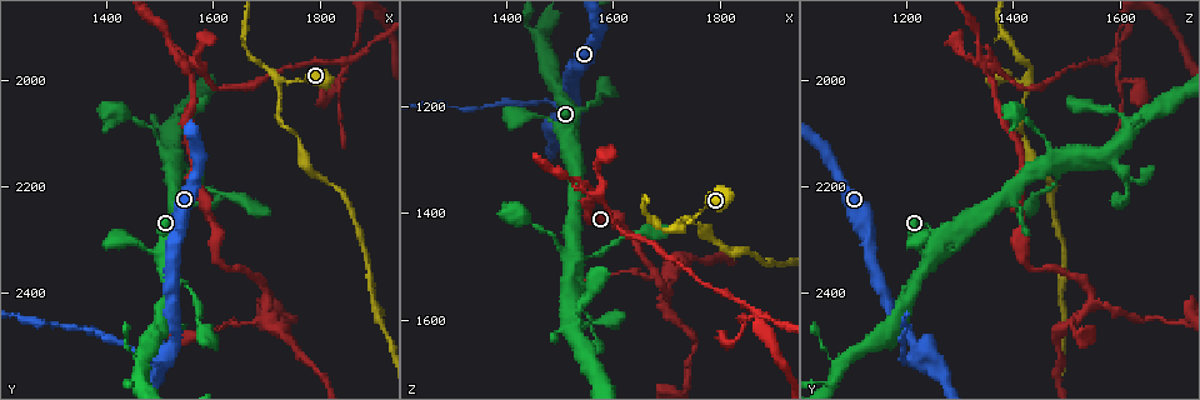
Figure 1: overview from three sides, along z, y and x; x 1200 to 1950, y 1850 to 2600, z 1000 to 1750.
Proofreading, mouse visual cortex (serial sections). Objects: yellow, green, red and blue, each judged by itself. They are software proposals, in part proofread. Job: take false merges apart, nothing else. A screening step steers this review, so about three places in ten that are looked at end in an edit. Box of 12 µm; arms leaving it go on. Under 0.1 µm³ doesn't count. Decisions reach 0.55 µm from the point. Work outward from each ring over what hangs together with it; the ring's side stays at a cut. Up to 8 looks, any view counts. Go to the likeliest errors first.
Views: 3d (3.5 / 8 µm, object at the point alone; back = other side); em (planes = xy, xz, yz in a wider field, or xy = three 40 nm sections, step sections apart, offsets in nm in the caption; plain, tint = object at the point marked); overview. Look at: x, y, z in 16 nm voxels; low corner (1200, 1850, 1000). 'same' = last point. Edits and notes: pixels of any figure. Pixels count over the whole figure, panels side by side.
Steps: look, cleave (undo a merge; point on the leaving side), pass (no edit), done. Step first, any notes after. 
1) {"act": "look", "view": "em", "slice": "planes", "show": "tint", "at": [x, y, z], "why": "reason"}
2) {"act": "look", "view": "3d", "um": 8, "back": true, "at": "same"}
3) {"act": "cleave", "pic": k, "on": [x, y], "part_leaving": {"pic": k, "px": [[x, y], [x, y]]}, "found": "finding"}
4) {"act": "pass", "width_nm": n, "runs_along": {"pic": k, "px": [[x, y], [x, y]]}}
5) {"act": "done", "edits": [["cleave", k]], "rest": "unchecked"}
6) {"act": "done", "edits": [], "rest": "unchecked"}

{"act": "look", "view": "3d", "um": 3.5, "at": [1705, 2420, 1545], "why": "abrupt turn"}

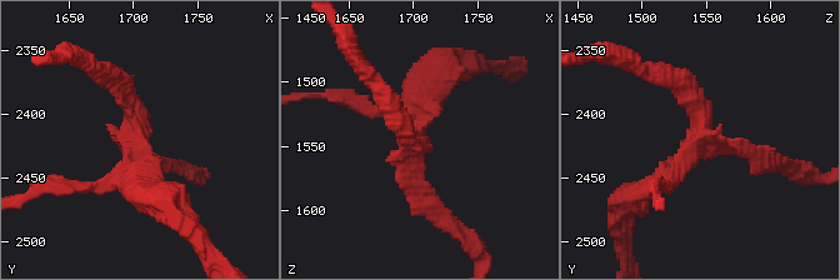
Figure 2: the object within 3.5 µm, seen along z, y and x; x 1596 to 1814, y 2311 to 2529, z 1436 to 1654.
{"act": "look", "view": "em", "slice": "planes", "show": "tint", "at": [1700, 2418, 1546], "why": "shape alone is not enough"}

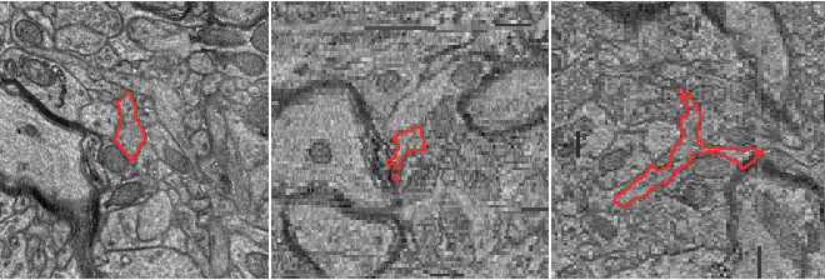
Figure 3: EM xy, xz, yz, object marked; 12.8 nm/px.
{"act": "pass", "width_nm": 380, "runs_along": {"pic": 2, "px": [[109, 73], [148, 188]]}, "found": "one cell here"}

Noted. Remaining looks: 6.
{"act": "look", "view": "3d", "um": 8, "at": [1510, 2530, 1210], "why": "abrupt turn"}

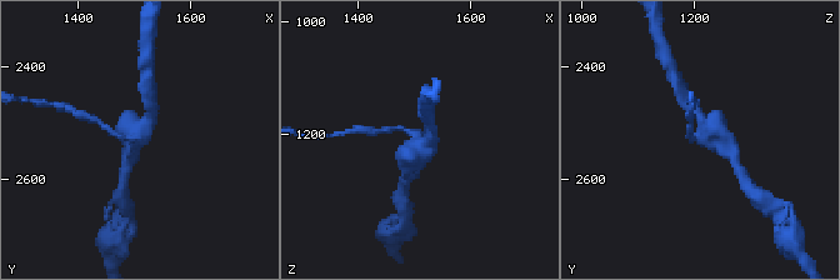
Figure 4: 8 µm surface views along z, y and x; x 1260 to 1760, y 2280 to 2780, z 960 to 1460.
{"act": "look", "view": "em", "slice": "xy", "step": 2, "show": "tint", "at": [1505, 2525, 1205], "why": "now the EM"}

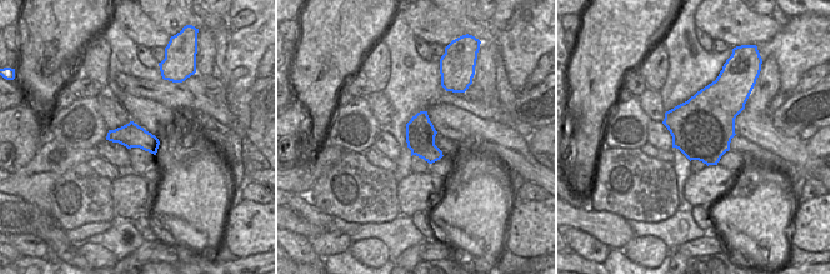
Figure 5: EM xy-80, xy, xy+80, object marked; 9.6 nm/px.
{"act": "cleave", "pic": 4, "on": [113, 133], "part_leaving": {"pic": 4, "px": [[416, 135], [403, 129], [371, 130]]}, "found": "a second cell is stuck on"}

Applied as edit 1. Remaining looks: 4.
{"act": "look", "view": "overview", "why": "see it whole again"}

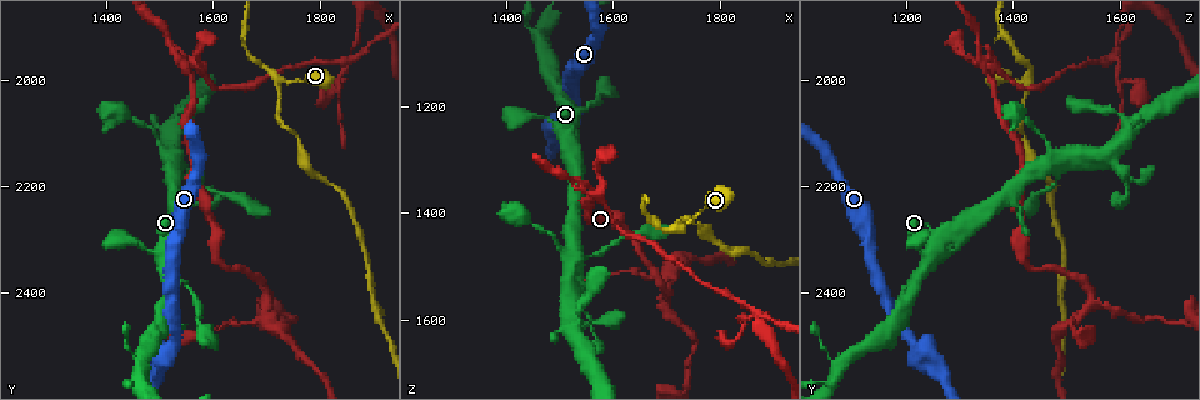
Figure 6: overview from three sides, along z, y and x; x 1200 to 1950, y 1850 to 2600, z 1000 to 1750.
{"act": "look", "view": "3d", "um": 3.5, "at": [1575, 1975, 1365], "why": "narrows sharply"}

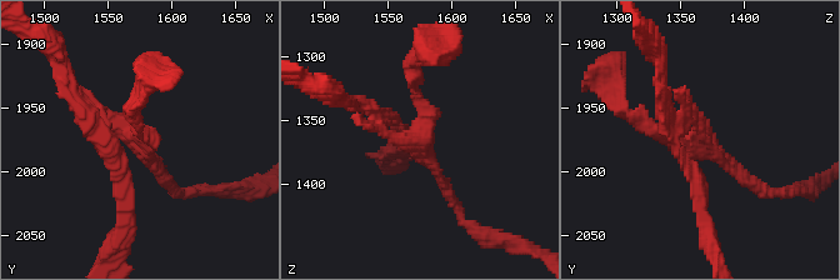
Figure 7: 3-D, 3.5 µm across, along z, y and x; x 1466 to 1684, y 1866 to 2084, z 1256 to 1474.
{"act": "look", "view": "em", "slice": "xy", "step": 5, "show": "tint", "at": [1572, 1970, 1364], "arms": 3, "arm_widths_nm": [150, 150, 150], "why": "now the EM"}

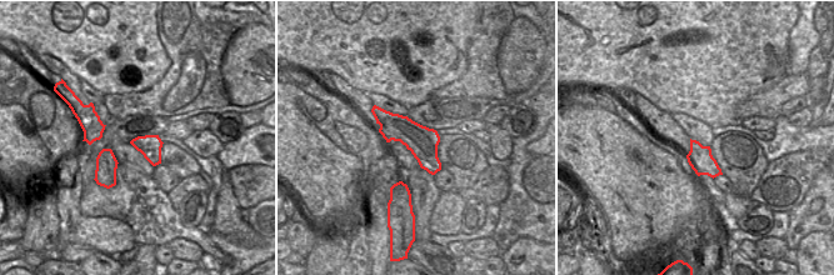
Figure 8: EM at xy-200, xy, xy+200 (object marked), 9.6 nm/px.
{"act": "cleave", "pic": 7, "on": [650, 126], "width_nm": 300, "border": {"pic": 8, "px": [[94, 109], [84, 114]]}, "found": "two cells meet here"}

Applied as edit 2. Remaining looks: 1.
{"act": "done", "edits": [["cleave", 4], ["cleave", 7]], "rest": "unchecked"}

